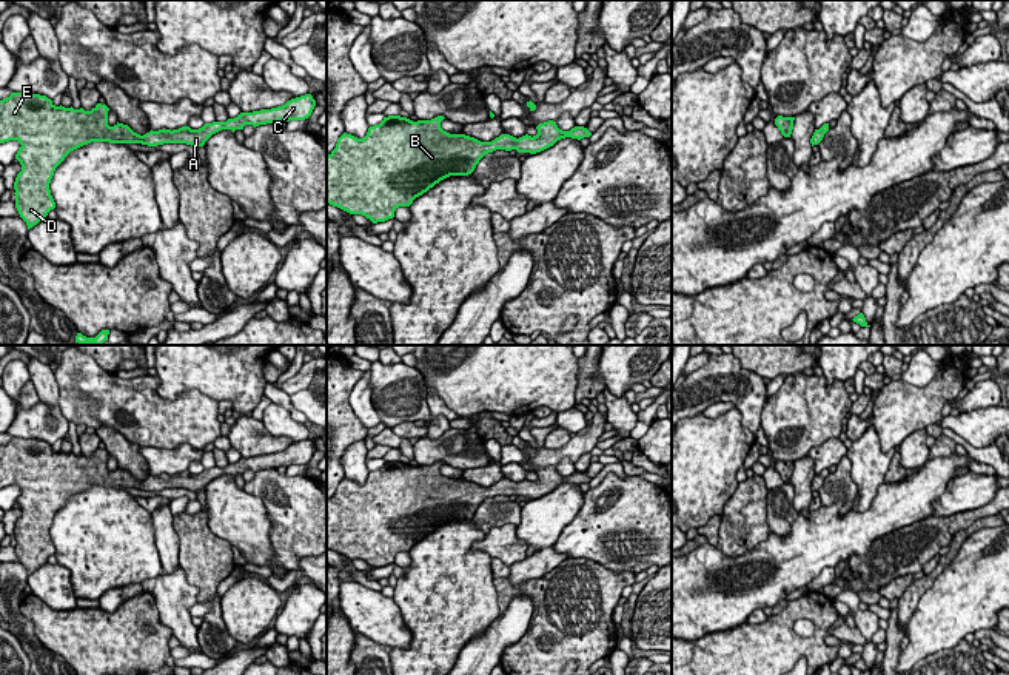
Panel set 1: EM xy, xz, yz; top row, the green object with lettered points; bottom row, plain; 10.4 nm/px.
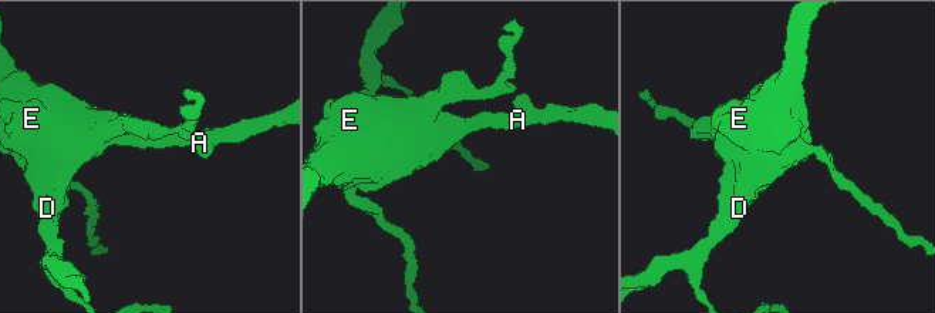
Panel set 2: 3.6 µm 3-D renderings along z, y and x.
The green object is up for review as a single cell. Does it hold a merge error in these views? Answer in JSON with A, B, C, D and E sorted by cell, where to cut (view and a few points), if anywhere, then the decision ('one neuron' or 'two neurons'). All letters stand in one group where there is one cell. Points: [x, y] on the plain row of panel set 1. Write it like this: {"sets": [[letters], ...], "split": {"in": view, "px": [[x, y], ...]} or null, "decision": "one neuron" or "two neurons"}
{"sets": [["A", "B", "C", "D", "E"]], "split": null, "decision": "one neuron"}

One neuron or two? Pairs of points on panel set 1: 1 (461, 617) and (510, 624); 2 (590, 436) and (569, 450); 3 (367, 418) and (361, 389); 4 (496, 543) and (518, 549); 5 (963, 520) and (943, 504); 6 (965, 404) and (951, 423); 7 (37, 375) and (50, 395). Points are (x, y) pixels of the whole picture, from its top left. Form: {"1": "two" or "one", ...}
{"1": "two", "2": "one", "3": "one", "4": "one", "5": "two", "6": "two", "7": "one"}

